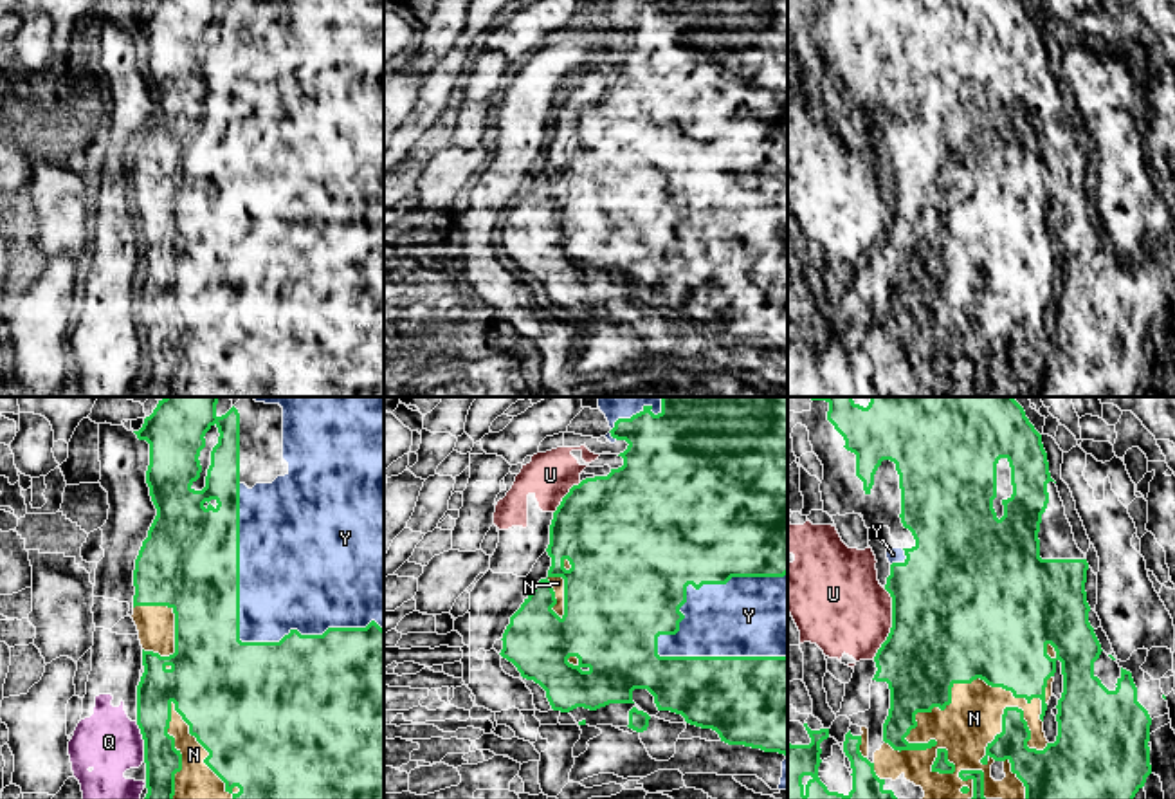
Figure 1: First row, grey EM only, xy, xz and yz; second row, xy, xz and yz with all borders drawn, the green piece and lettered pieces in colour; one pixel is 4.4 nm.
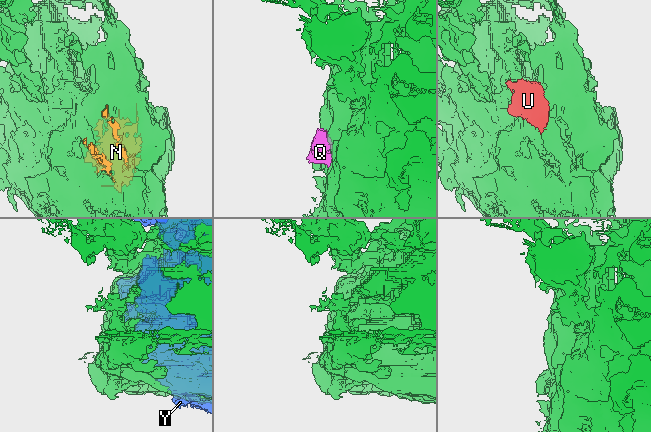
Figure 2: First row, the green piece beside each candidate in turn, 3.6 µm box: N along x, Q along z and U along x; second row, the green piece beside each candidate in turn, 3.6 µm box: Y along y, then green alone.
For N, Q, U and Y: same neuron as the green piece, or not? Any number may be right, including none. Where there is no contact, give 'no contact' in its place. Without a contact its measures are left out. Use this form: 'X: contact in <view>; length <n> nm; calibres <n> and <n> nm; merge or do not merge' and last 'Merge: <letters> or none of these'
N: contact in yz; length 800 nm; calibres 360 and 240 nm; merge
Q: contact in xy; length 180 nm; calibres 170 and 280 nm; do not merge
U: contact in yz; length 320 nm; calibres 500 and 400 nm; do not merge
Y: contact in xz; length 700 nm; calibres 460 and 340 nm; do not merge
Merge: N

